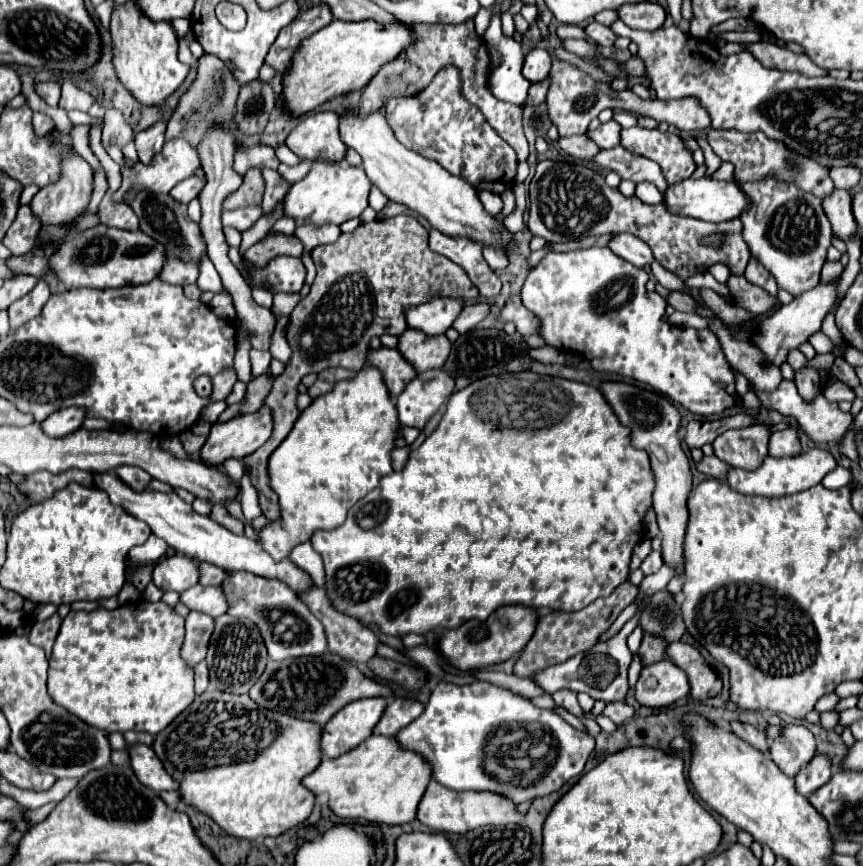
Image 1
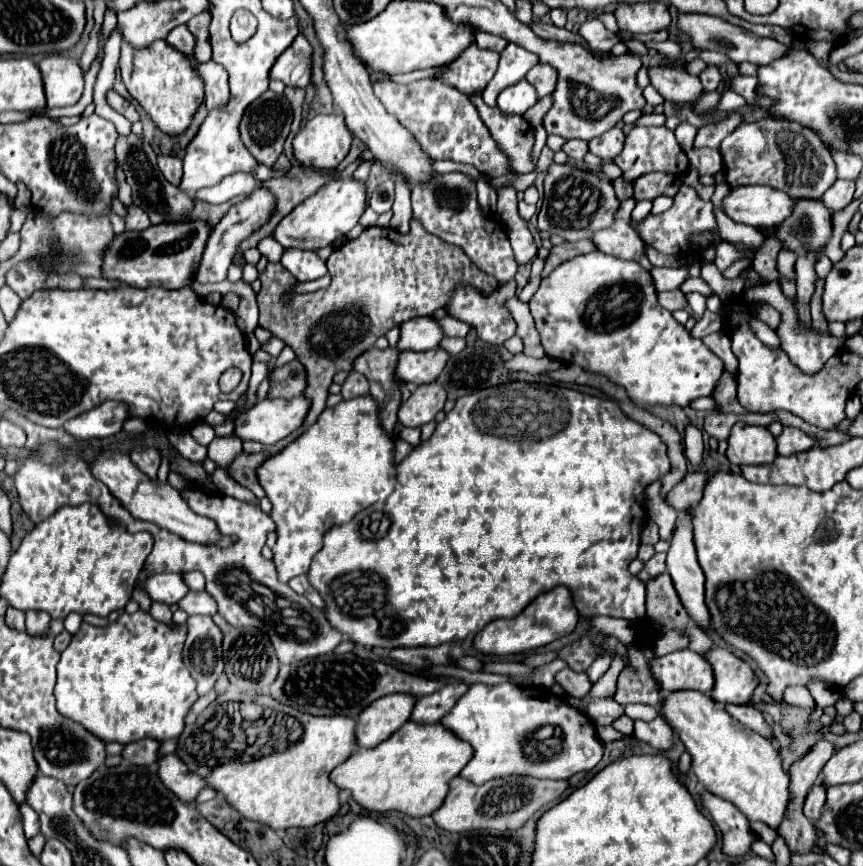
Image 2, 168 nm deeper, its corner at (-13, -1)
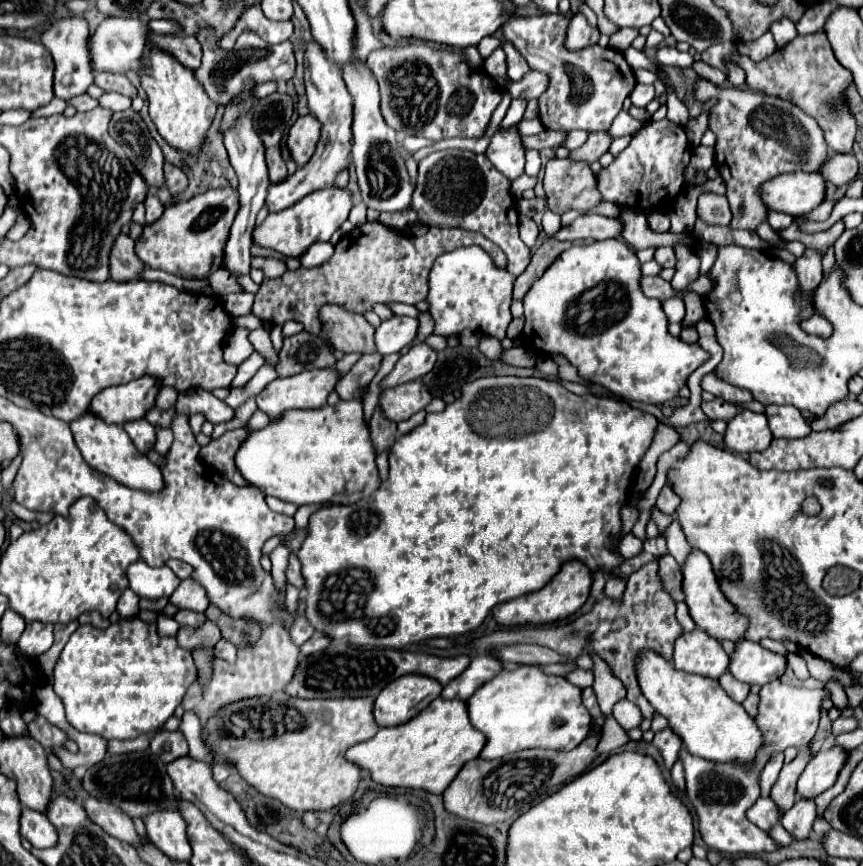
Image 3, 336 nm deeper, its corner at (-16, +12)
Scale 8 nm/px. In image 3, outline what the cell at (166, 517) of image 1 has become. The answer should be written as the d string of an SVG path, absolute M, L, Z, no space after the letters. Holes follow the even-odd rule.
M88 411L80 419L70 423L70 431L74 435L74 441L76 441L82 457L86 459L86 463L92 469L96 469L96 471L116 479L122 485L132 487L132 489L144 489L144 491L160 491L162 489L164 483L162 483L160 469L154 463L150 463L146 455L136 451L136 447L132 447L128 433L120 425L108 425L98 415Z

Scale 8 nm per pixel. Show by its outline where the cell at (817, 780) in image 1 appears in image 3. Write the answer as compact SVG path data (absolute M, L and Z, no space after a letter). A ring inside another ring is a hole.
M796 799L792 809L788 809L782 815L780 823L796 841L802 841L802 839L810 839L812 837L814 817L816 817L816 803L814 801Z

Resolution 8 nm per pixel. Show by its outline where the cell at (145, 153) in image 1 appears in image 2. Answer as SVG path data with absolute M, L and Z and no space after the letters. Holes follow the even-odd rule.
M161 154L157 162L159 162L159 170L163 172L163 176L165 176L171 184L177 186L179 180L181 180L181 158Z

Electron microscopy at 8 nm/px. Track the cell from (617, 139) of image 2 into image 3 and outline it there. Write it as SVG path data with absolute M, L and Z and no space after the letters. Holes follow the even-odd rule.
M598 131L598 133L592 133L592 135L588 137L588 141L586 141L582 147L578 147L578 149L570 151L570 155L568 155L568 157L570 157L572 161L594 163L594 161L598 161L598 157L600 157L602 153L606 153L606 151L608 151L610 143L612 143L610 135L608 135L608 133L604 133L604 131Z

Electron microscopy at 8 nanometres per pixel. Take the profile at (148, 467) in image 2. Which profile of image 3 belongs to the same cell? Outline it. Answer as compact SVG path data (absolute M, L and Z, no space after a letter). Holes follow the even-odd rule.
M138 419L138 421L128 421L128 423L124 423L124 431L130 435L132 443L136 445L136 449L138 449L140 453L146 453L148 449L154 447L156 429L154 429L146 419Z

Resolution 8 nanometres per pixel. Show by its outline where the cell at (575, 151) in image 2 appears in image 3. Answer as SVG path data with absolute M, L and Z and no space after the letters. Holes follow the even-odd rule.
M544 129L544 131L538 133L538 135L524 137L524 139L522 139L522 145L524 145L524 149L542 151L542 149L546 149L546 147L556 147L556 145L560 145L560 143L564 141L564 137L566 137L564 131L548 131L548 129Z

